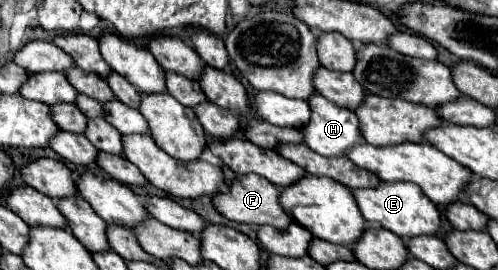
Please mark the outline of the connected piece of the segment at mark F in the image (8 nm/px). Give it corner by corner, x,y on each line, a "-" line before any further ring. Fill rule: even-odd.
238,175
232,183
230,189
226,193
214,193
212,195
212,203
214,209
218,213
224,213
226,219
236,221
236,223
248,223
248,225
272,225
276,229
286,229
290,225
290,217
286,215
286,211
278,205
278,189
264,177
260,175

